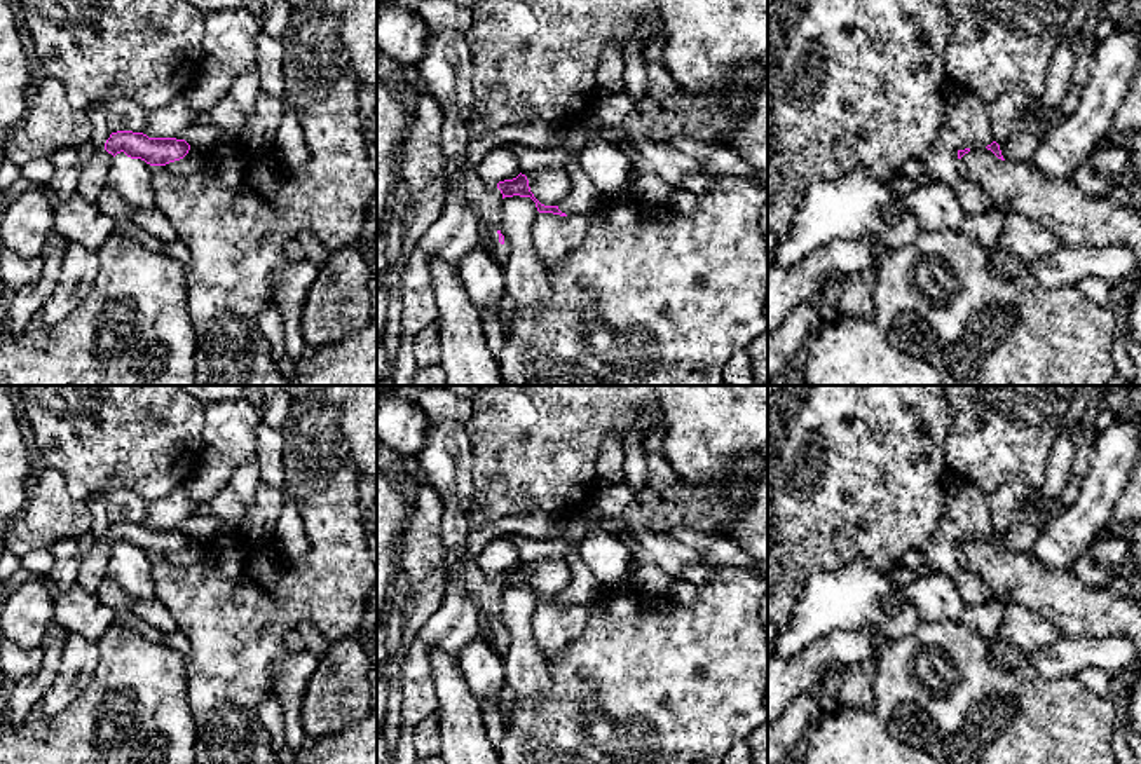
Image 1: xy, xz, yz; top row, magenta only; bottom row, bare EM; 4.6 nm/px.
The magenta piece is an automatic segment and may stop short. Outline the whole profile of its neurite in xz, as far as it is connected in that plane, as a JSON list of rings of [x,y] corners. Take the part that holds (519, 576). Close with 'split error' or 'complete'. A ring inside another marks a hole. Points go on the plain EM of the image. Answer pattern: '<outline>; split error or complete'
[[[468,558],[464,583],[471,598],[487,614],[487,626],[490,631],[489,645],[501,658],[506,656],[509,647],[508,638],[504,637],[504,626],[499,621],[504,588],[513,588],[513,586],[530,588],[536,593],[539,604],[553,604],[553,605],[567,607],[558,600],[558,597],[541,595],[530,583],[527,567],[522,563],[513,570],[504,570],[499,572],[497,576],[489,576],[480,570],[478,563]]]; split error

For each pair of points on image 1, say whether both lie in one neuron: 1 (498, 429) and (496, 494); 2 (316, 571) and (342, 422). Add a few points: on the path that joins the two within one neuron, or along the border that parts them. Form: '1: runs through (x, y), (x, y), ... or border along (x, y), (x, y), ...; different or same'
1: runs through (499, 445), (496, 478); same
2: border along (358, 468), (346, 461), (321, 489), (302, 501); different

